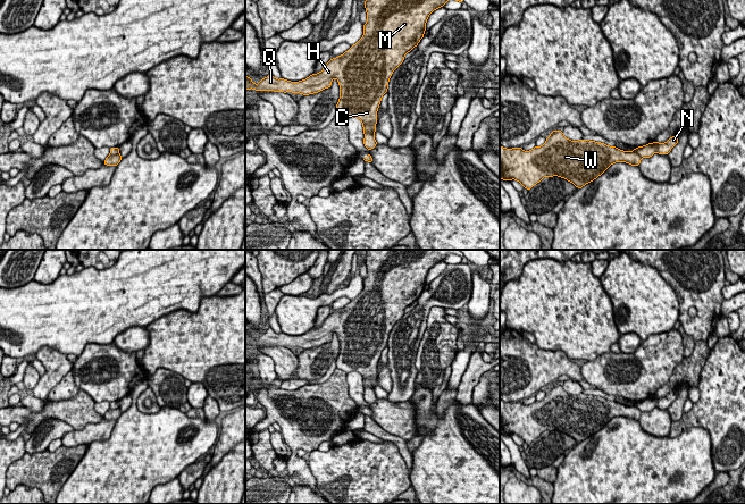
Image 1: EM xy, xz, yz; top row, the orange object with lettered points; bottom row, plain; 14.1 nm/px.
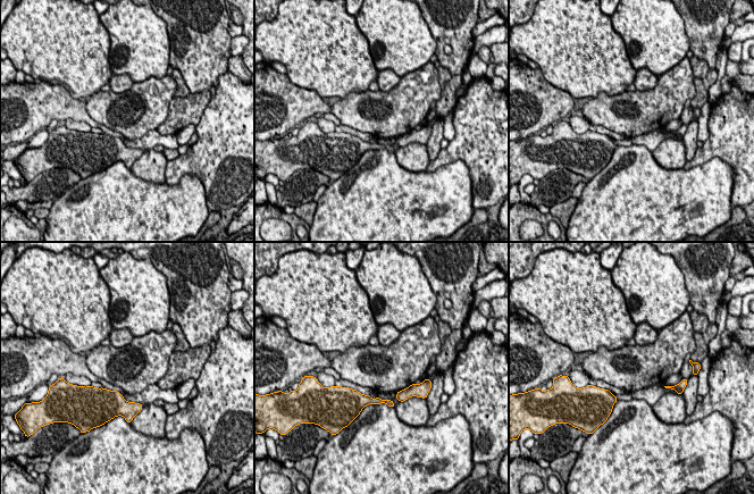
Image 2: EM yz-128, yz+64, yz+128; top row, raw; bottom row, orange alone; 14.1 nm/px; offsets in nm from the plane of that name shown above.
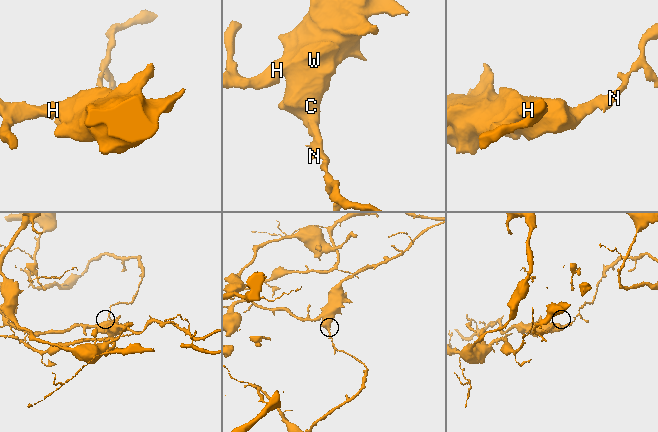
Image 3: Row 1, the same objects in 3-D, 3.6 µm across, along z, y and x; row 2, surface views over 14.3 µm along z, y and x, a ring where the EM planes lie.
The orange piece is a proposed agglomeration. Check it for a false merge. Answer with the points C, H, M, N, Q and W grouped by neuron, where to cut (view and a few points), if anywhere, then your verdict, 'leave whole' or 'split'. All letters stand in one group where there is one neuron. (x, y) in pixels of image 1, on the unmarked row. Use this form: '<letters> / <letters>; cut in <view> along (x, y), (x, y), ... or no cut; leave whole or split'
C H M Q W / N; cut in xz along (373, 387), (365, 388); split

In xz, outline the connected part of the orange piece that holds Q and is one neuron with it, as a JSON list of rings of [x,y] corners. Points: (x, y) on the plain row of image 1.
[[[366,250],[365,262],[368,275],[363,278],[363,291],[343,309],[330,313],[320,327],[299,336],[277,334],[269,328],[261,333],[259,338],[254,338],[251,331],[245,330],[245,344],[309,350],[330,342],[332,335],[336,333],[341,347],[336,368],[346,373],[359,372],[362,376],[363,388],[375,388],[377,366],[383,350],[387,346],[393,326],[403,317],[405,308],[417,301],[425,291],[429,269],[444,261],[447,254],[463,258],[460,250]]]

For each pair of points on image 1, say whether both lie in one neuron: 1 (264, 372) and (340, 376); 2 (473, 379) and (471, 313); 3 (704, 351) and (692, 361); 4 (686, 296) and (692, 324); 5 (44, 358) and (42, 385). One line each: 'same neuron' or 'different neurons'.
1: different neurons
2: different neurons
3: same neuron
4: same neuron
5: same neuron

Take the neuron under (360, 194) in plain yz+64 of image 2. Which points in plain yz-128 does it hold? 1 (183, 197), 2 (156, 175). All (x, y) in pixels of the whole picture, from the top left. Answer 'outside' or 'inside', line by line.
1: inside
2: outside

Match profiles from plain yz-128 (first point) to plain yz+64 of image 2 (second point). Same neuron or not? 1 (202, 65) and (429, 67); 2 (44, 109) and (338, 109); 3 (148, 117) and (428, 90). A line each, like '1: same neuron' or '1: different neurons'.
1: different neurons
2: different neurons
3: same neuron

